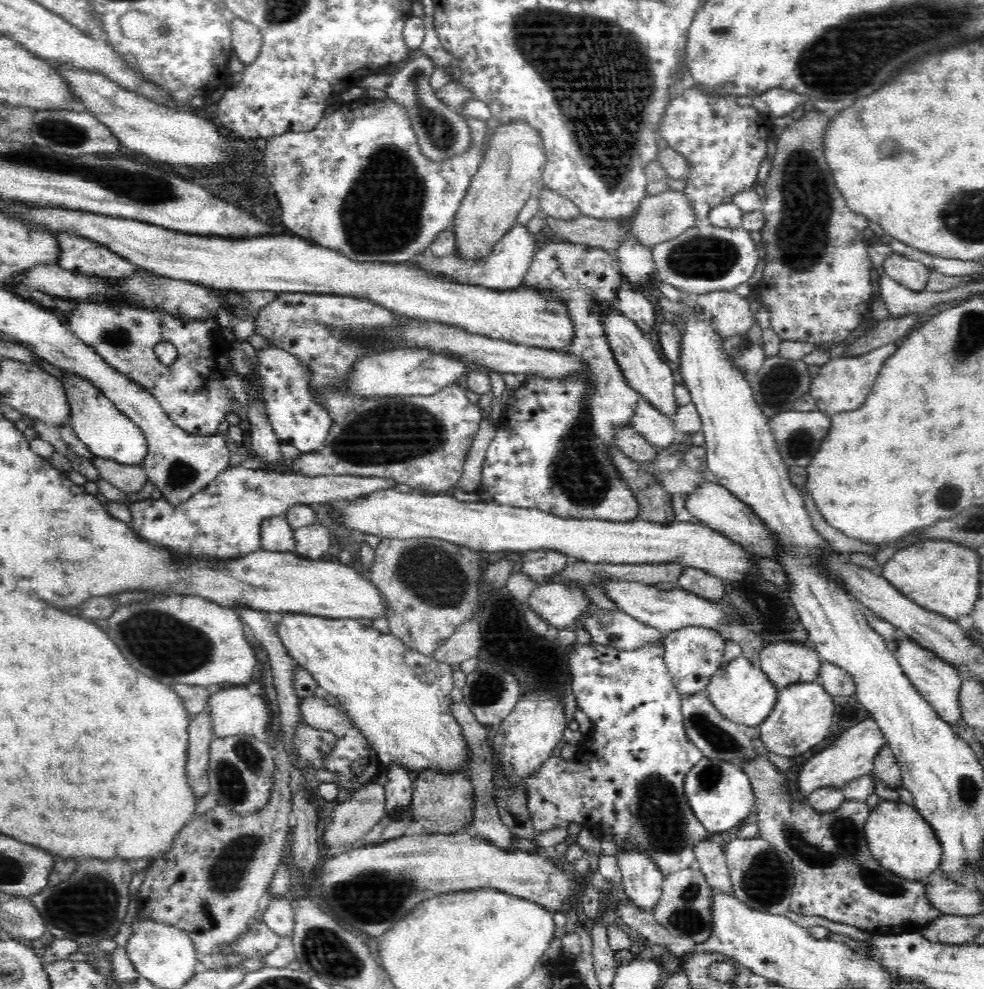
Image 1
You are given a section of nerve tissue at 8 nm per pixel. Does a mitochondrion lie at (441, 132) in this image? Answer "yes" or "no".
yes

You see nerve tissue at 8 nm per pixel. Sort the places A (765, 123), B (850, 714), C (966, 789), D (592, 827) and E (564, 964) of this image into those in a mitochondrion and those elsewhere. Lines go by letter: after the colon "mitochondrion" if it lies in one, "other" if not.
A: other
B: other
C: mitochondrion
D: other
E: other

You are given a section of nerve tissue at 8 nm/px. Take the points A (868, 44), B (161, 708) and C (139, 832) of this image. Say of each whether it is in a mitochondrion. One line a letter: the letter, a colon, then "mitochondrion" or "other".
A: mitochondrion
B: other
C: other

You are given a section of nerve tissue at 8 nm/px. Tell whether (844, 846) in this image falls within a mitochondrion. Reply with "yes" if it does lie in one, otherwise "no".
yes

